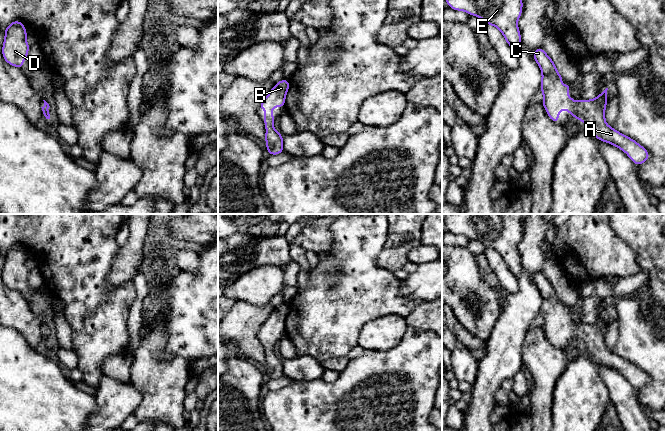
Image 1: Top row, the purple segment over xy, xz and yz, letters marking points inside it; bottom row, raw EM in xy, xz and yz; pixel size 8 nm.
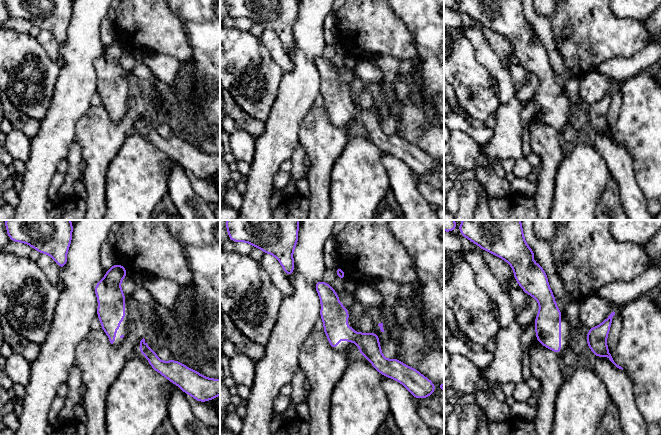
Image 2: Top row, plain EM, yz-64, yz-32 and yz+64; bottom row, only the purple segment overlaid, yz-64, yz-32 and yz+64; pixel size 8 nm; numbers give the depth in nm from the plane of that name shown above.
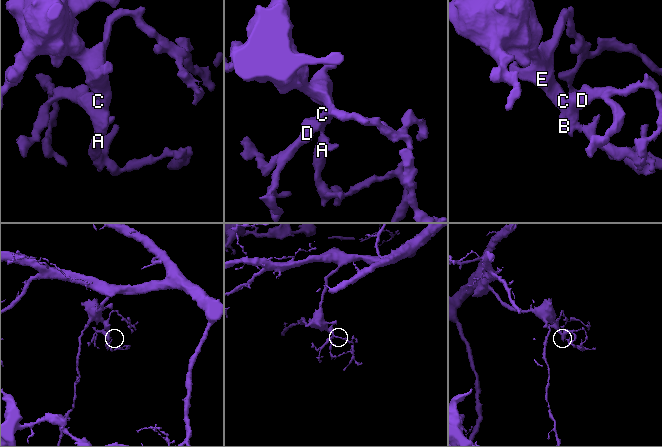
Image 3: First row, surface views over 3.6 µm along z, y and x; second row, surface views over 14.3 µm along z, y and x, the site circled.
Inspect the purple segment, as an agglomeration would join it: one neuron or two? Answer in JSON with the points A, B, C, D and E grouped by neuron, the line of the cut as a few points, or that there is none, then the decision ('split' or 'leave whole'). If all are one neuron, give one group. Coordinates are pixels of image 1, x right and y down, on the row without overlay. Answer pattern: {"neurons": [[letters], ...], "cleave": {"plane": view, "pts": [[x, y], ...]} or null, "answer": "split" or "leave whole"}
{"neurons": [["A", "B", "C", "D", "E"]], "cleave": null, "answer": "leave whole"}

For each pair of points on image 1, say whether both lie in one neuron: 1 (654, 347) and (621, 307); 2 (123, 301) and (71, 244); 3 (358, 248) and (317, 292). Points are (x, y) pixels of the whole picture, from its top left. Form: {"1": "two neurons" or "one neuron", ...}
{"1": "one neuron", "2": "one neuron", "3": "one neuron"}

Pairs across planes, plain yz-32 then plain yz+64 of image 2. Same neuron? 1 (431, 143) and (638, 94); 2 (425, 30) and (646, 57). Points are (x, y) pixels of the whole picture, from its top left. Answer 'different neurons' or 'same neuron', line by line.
1: same neuron
2: different neurons

